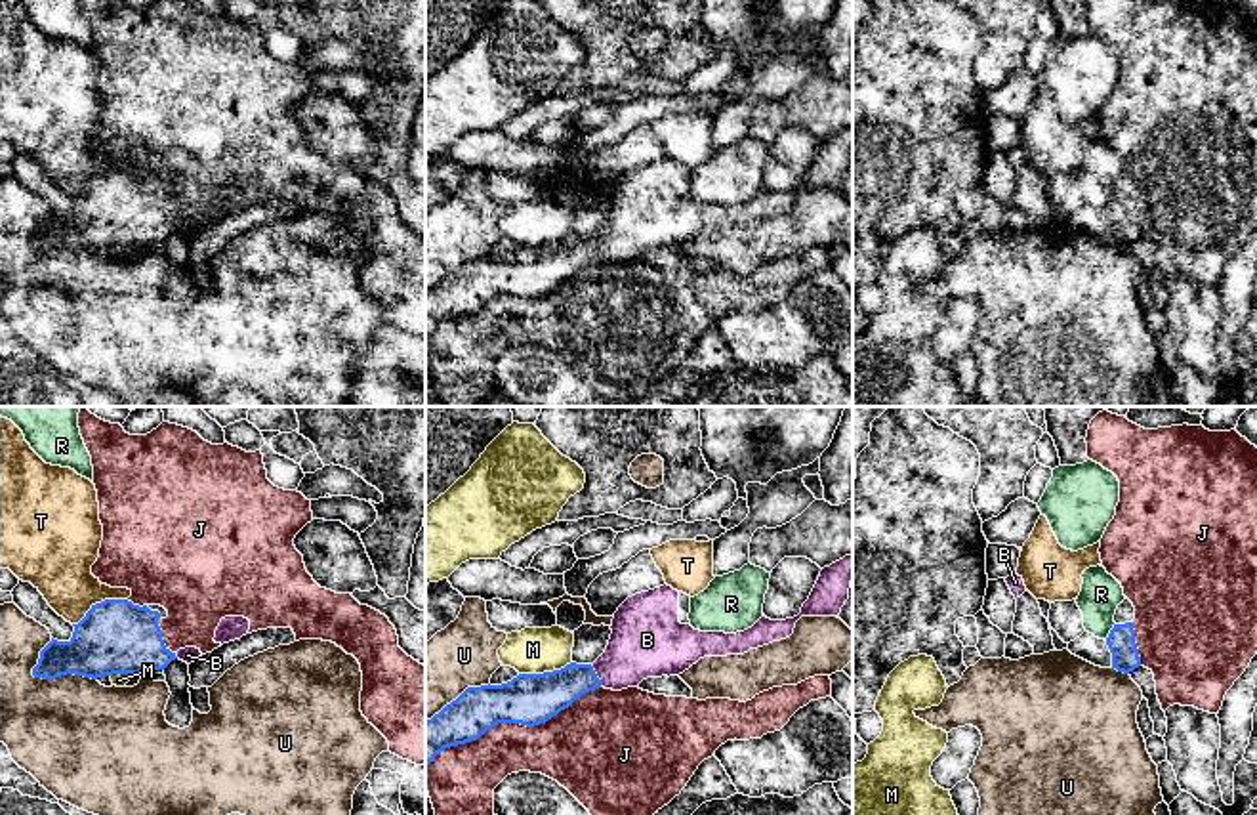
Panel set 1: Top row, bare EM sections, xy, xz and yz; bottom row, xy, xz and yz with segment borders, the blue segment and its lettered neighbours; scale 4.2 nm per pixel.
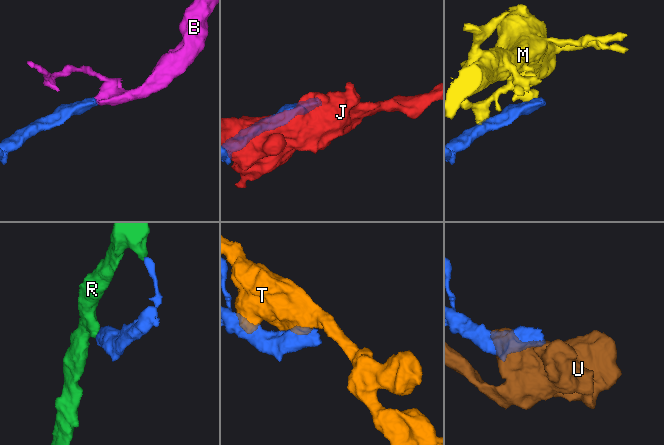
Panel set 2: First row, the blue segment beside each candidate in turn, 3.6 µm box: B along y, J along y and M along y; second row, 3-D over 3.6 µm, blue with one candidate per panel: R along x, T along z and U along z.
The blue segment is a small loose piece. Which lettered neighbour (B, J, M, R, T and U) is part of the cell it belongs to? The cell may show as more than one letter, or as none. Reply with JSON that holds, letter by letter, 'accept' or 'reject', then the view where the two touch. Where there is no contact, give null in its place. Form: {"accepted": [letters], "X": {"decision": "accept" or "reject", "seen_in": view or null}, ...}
{"accepted": ["B"], "B": {"decision": "accept", "seen_in": "xz"}, "J": {"decision": "reject", "seen_in": "xz"}, "M": {"decision": "reject", "seen_in": "xz"}, "R": {"decision": "reject", "seen_in": "yz"}, "T": {"decision": "reject", "seen_in": "xy"}, "U": {"decision": "reject", "seen_in": "xy"}}

